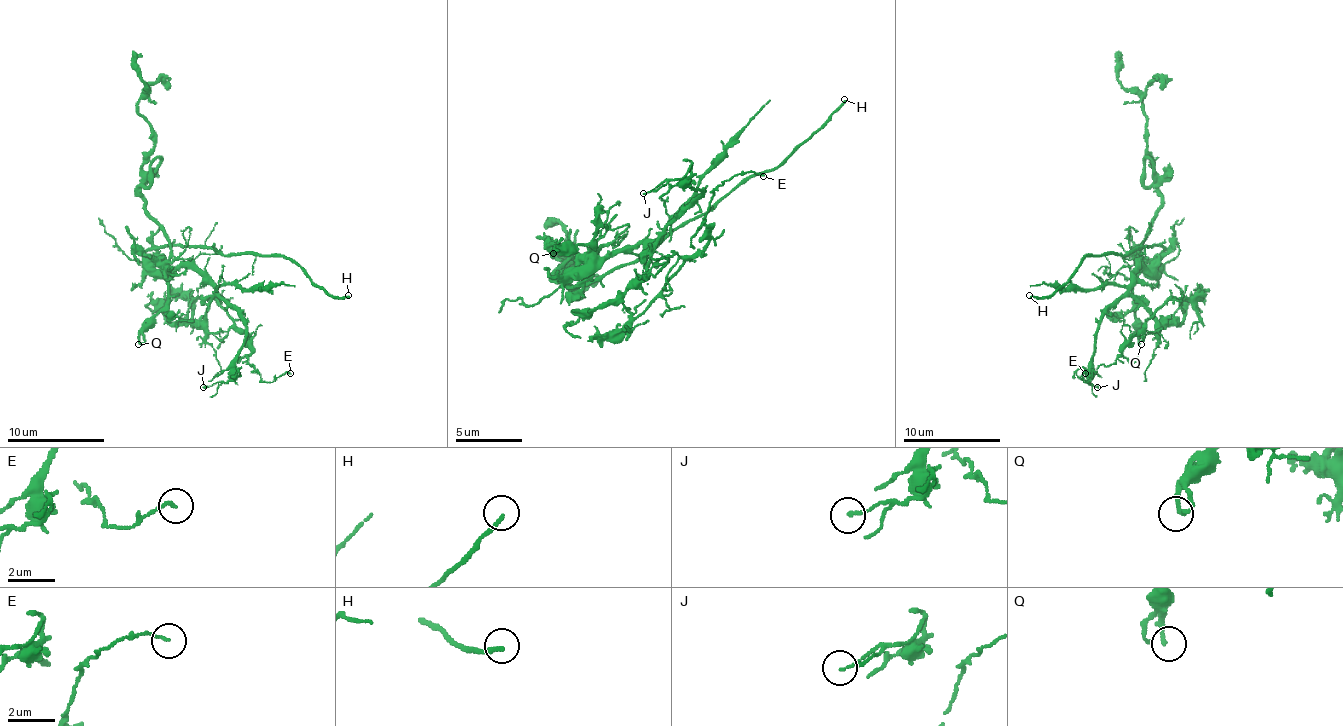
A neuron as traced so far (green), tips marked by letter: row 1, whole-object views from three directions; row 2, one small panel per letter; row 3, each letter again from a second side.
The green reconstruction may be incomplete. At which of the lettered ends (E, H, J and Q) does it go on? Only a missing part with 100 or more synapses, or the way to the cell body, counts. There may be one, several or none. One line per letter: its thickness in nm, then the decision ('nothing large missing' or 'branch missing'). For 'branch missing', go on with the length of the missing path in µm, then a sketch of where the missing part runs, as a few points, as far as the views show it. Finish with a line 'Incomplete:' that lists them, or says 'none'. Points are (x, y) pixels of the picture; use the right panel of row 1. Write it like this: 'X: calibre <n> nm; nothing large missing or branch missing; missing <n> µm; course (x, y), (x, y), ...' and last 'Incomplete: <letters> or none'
E: calibre 100 nm; nothing large missing
H: calibre 170 nm; branch missing; missing 30 µm; course (1029, 295), (1005, 293), (1010, 288), (1034, 281), (1054, 264), (1092, 240), (1146, 237), (1155, 230)
J: calibre 100 nm; nothing large missing
Q: calibre 170 nm; nothing large missing
Incomplete: H

